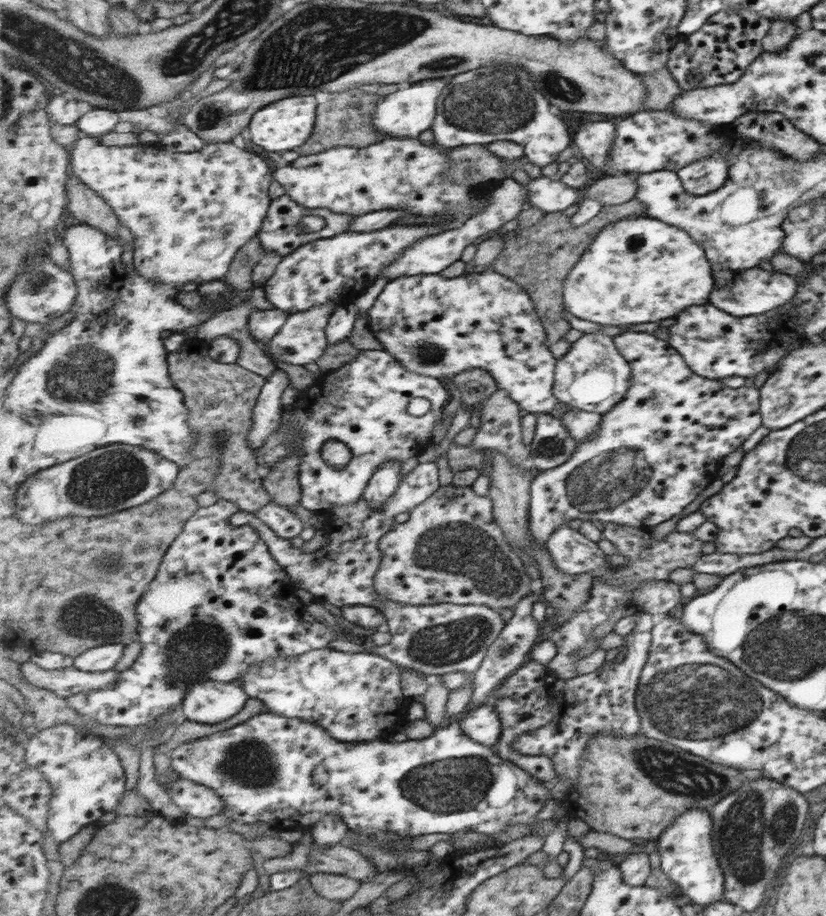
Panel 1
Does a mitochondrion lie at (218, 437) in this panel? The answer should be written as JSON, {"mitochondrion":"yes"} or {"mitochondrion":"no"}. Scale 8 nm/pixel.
{"mitochondrion":"yes"}

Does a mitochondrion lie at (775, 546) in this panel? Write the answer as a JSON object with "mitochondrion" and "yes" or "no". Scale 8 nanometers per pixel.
{"mitochondrion":"no"}

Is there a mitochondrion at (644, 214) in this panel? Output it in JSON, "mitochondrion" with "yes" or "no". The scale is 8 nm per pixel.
{"mitochondrion":"no"}

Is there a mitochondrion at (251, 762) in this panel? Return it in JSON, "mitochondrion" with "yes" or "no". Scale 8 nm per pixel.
{"mitochondrion":"yes"}

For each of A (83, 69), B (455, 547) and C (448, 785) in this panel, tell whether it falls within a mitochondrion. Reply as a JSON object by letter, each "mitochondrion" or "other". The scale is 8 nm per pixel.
{"A":"mitochondrion","B":"mitochondrion","C":"mitochondrion"}

